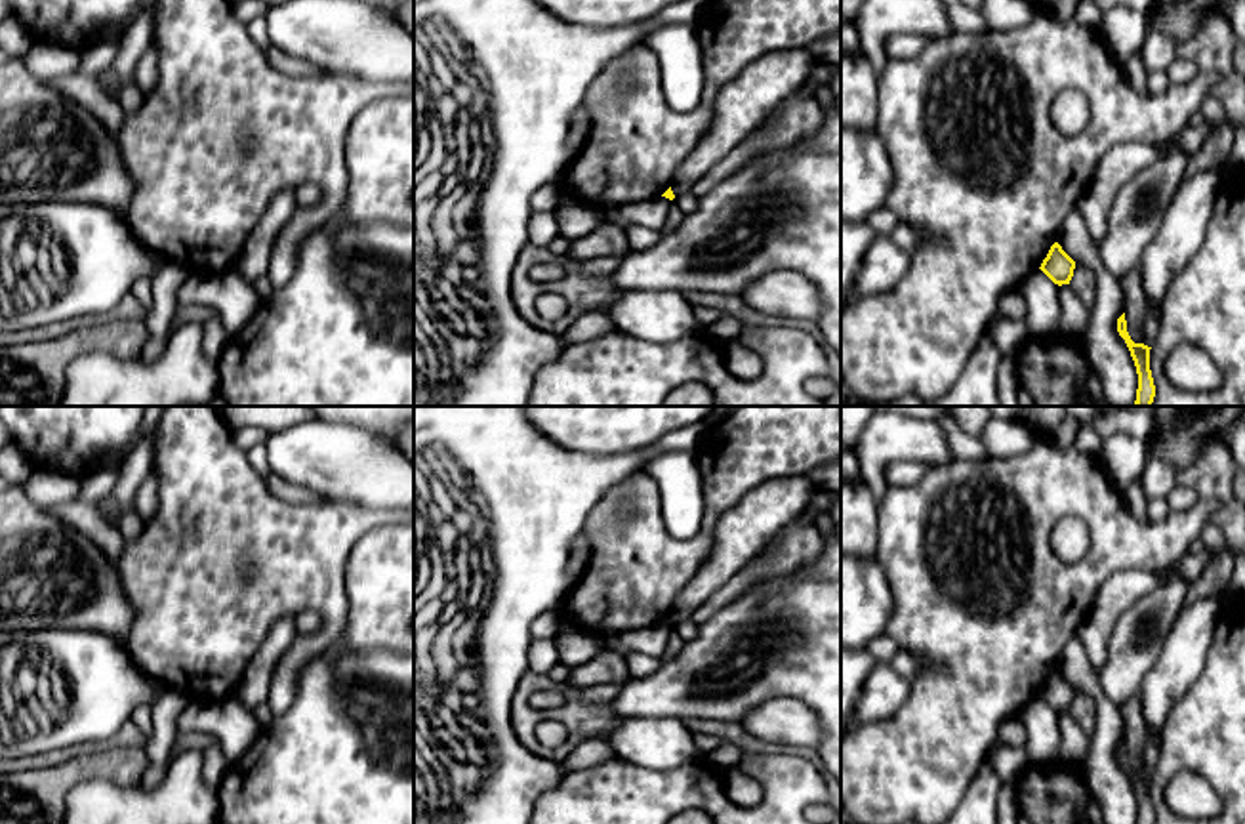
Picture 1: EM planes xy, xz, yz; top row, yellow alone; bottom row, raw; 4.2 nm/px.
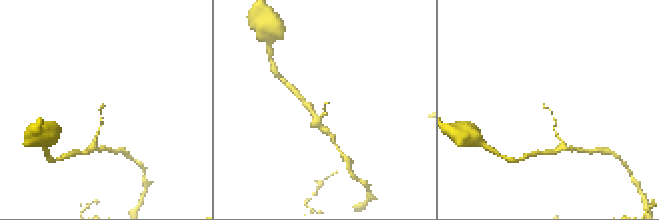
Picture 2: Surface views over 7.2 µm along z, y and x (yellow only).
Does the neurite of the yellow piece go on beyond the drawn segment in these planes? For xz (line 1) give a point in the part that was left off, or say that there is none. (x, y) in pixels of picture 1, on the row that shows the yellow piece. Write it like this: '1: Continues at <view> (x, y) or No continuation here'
1: No continuation here

